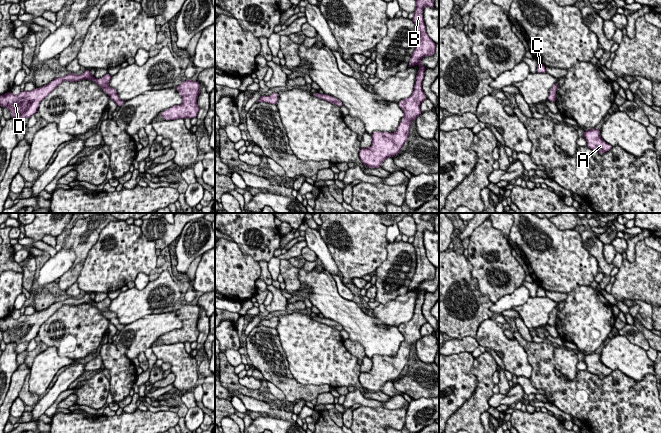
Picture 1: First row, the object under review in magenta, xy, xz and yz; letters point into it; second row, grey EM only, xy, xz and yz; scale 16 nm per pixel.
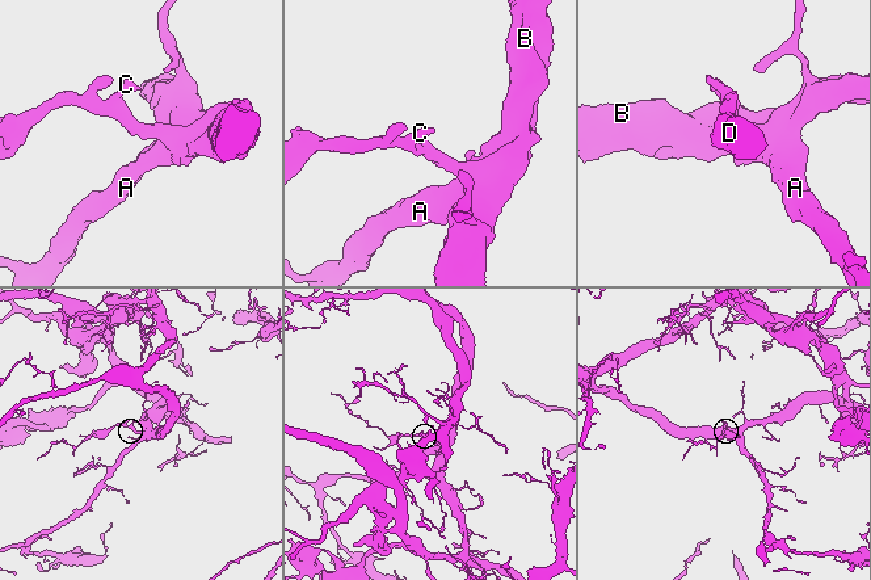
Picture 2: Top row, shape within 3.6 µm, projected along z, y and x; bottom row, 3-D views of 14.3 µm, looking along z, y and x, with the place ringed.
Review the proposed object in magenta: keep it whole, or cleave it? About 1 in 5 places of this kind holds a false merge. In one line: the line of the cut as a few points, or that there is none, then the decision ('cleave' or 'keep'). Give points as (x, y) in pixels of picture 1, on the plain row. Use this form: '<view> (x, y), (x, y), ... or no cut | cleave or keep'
no cut | keep

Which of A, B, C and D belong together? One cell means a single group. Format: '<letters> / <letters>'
A B C D

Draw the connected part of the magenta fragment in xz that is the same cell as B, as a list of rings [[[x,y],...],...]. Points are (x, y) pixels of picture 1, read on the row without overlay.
[[[413,213],[412,217],[416,223],[416,234],[412,245],[415,248],[417,257],[417,266],[414,276],[409,284],[408,292],[418,289],[419,294],[416,299],[414,315],[408,322],[398,326],[399,331],[404,336],[397,354],[394,357],[389,356],[373,356],[372,368],[369,372],[362,372],[359,381],[362,387],[370,392],[380,392],[383,385],[388,381],[393,381],[401,375],[401,371],[408,364],[410,358],[411,346],[422,338],[420,329],[427,323],[422,313],[422,305],[424,303],[425,290],[421,288],[421,283],[426,280],[435,278],[436,268],[428,260],[424,247],[424,241],[421,236],[425,230],[434,232],[433,219],[426,221],[422,219],[424,214],[429,213]]]

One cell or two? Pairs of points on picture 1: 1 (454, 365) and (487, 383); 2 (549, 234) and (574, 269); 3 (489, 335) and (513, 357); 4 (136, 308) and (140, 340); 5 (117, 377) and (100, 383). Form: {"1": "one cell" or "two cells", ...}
{"1": "two cells", "2": "one cell", "3": "one cell", "4": "two cells", "5": "two cells"}

